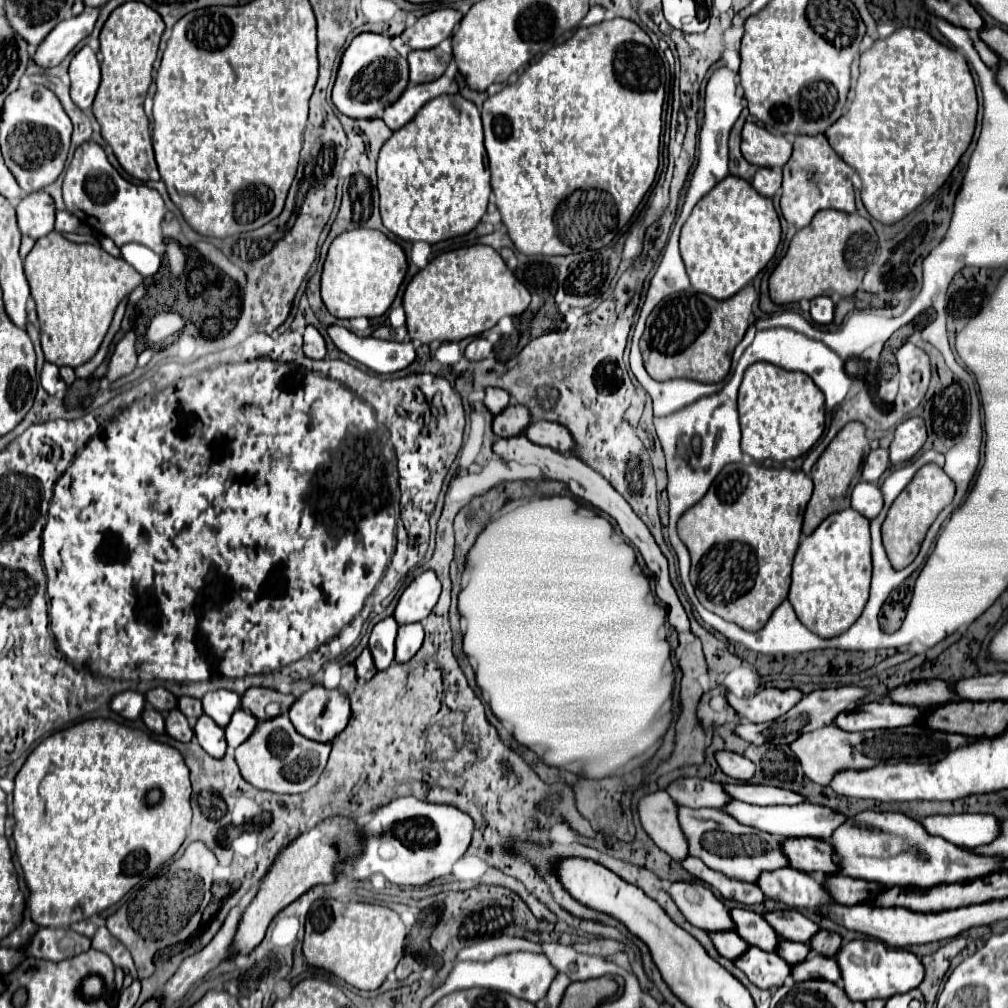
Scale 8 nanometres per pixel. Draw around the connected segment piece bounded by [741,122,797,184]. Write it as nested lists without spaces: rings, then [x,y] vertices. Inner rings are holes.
[[[747,122],[743,126],[741,152],[745,160],[757,168],[779,168],[782,184],[782,167],[791,158],[796,136],[797,134],[777,134],[765,124],[759,126]]]

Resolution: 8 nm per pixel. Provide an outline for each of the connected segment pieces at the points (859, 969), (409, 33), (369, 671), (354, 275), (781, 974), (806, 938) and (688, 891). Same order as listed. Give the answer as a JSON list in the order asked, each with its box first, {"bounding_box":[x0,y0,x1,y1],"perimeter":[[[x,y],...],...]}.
[{"bounding_box":[835,940,925,1000],"perimeter":[[[853,940],[843,944],[835,956],[841,968],[843,988],[851,1000],[871,1000],[871,998],[891,998],[893,994],[903,994],[917,988],[923,982],[925,968],[921,960],[903,948],[889,948],[879,940]]]},{"bounding_box":[401,8,463,50],"perimeter":[[[441,8],[441,10],[421,16],[413,26],[409,26],[401,34],[401,38],[413,50],[433,48],[453,34],[453,30],[461,22],[461,18],[463,18],[463,14],[459,10]]]},{"bounding_box":[355,648,377,680],"perimeter":[[[365,648],[359,654],[359,658],[355,660],[355,668],[357,668],[357,676],[363,678],[363,680],[371,680],[375,676],[377,668],[375,668],[375,662],[373,662],[373,656],[371,656],[369,648]]]},{"bounding_box":[321,230,407,318],"perimeter":[[[349,230],[333,240],[321,274],[321,298],[335,318],[377,318],[393,304],[407,274],[403,248],[377,230]]]},{"bounding_box":[735,946,791,988],"perimeter":[[[751,946],[735,966],[759,988],[779,988],[791,974],[791,966],[779,954],[767,954],[755,946]]]},{"bounding_box":[765,910,819,942],"perimeter":[[[775,910],[765,914],[765,920],[783,934],[785,940],[791,942],[811,942],[811,938],[819,932],[819,924],[809,920],[797,910]]]},{"bounding_box":[669,882,735,932],"perimeter":[[[675,882],[669,886],[669,894],[693,926],[705,932],[735,930],[729,908],[725,908],[725,904],[707,886]]]}]

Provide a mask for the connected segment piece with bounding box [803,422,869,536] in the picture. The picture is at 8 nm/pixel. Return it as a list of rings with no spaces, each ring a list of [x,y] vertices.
[[[849,422],[847,426],[843,426],[843,430],[839,430],[839,434],[835,436],[835,442],[831,442],[831,446],[827,446],[827,450],[821,454],[819,462],[815,464],[815,472],[811,472],[815,490],[805,510],[805,522],[803,522],[805,536],[809,536],[829,514],[839,512],[849,504],[847,494],[849,484],[853,480],[853,474],[859,472],[861,462],[867,458],[867,454],[869,454],[869,440],[865,436],[865,426],[861,422]]]

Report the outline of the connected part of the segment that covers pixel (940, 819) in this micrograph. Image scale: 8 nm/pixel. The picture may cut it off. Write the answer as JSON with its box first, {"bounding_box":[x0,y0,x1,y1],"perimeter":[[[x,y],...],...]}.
{"bounding_box":[919,814,1001,850],"perimeter":[[[935,814],[935,816],[921,818],[919,822],[927,830],[927,834],[941,836],[947,842],[951,842],[955,846],[961,846],[961,848],[967,848],[967,850],[987,846],[995,838],[999,838],[999,834],[1001,834],[1001,820],[993,814]]]}

